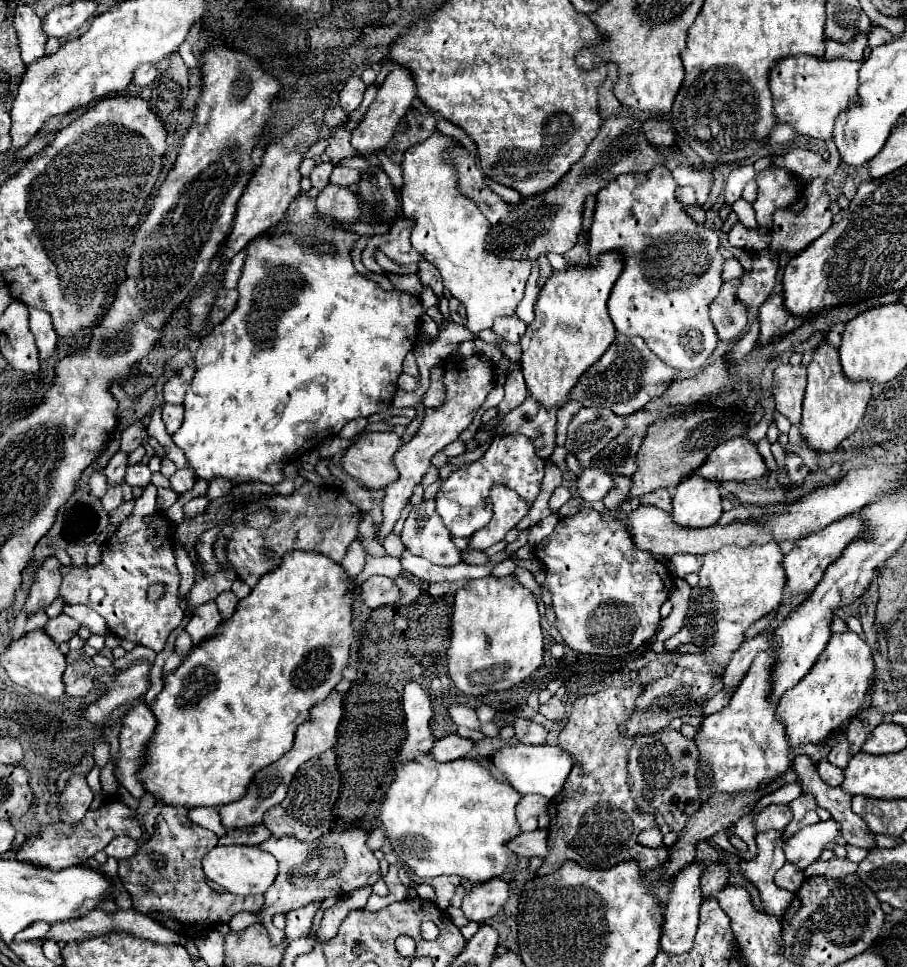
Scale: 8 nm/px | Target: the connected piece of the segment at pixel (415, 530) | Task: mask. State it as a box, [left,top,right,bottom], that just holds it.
[401,501,461,565]

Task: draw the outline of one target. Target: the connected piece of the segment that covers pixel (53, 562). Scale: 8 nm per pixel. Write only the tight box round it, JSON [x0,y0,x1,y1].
[21,557,61,615]

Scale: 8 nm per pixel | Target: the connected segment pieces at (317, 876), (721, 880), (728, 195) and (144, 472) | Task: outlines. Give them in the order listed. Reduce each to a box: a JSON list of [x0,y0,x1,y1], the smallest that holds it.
[[261,829,379,923],[701,865,727,897],[725,165,755,203],[125,465,151,487]]

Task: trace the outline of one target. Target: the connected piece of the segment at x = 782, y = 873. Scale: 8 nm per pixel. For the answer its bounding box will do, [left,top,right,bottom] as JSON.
[775,861,805,891]

